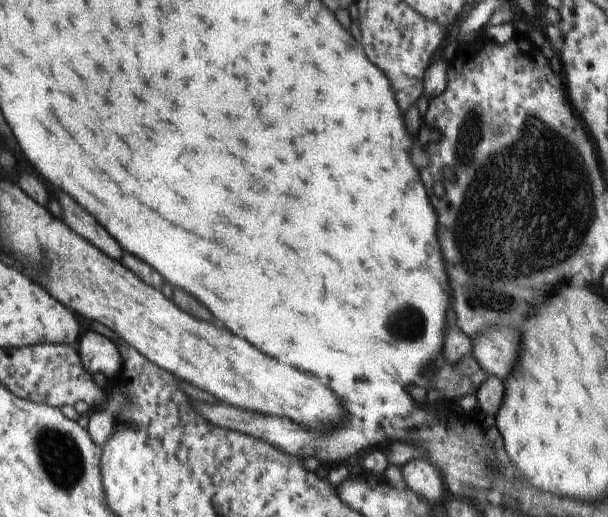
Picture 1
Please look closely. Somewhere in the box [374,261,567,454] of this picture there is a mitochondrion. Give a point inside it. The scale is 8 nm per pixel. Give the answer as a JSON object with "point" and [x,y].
{"point":[406,322]}

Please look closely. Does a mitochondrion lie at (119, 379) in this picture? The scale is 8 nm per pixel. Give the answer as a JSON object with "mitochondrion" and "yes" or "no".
{"mitochondrion":"no"}

